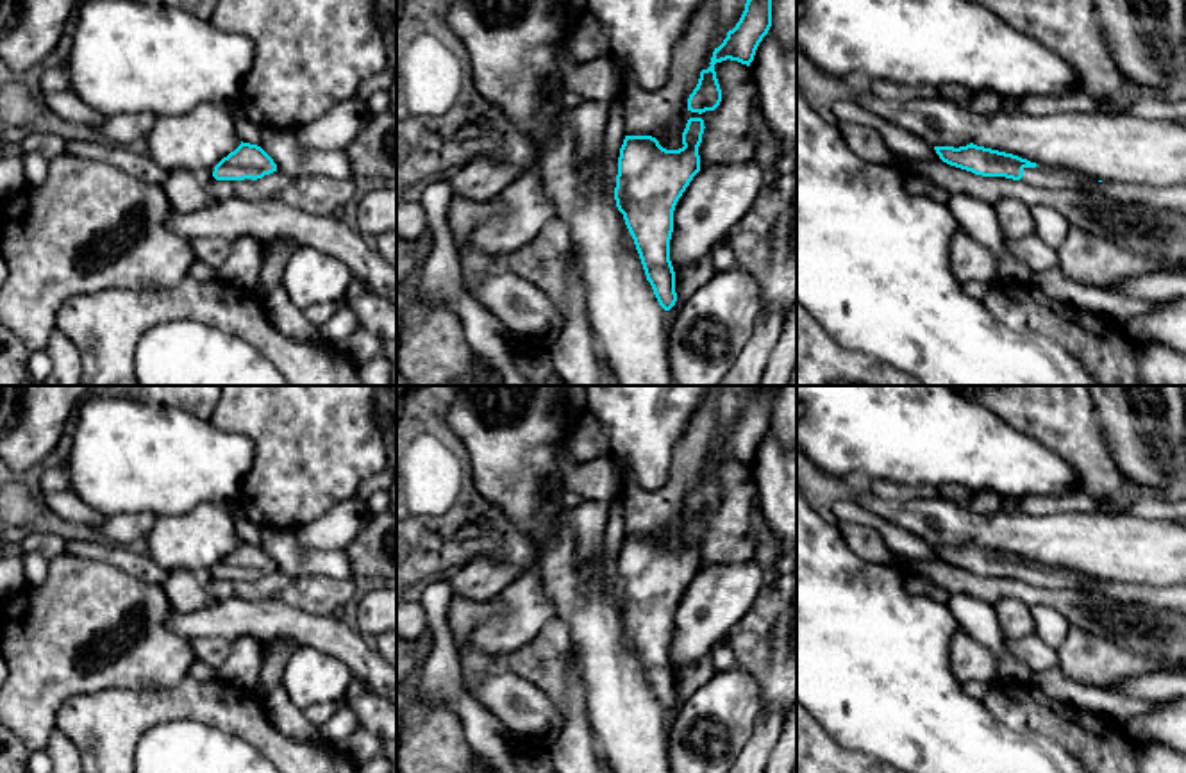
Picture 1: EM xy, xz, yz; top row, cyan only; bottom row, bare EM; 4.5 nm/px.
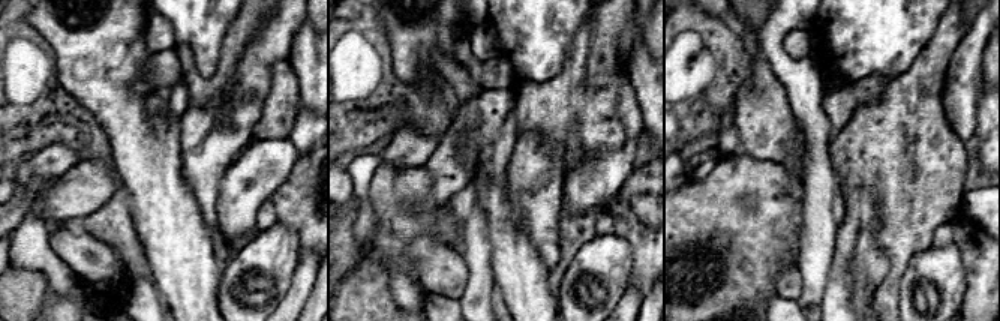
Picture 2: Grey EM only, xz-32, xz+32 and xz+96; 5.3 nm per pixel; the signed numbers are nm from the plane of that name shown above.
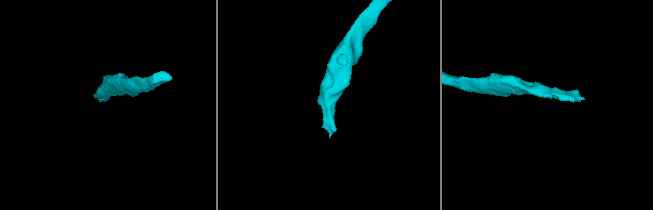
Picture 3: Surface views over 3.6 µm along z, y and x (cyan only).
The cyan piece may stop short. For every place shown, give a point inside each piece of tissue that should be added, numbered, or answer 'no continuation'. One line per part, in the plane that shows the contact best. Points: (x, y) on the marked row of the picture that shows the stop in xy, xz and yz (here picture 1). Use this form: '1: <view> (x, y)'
1: yz (1172, 197)

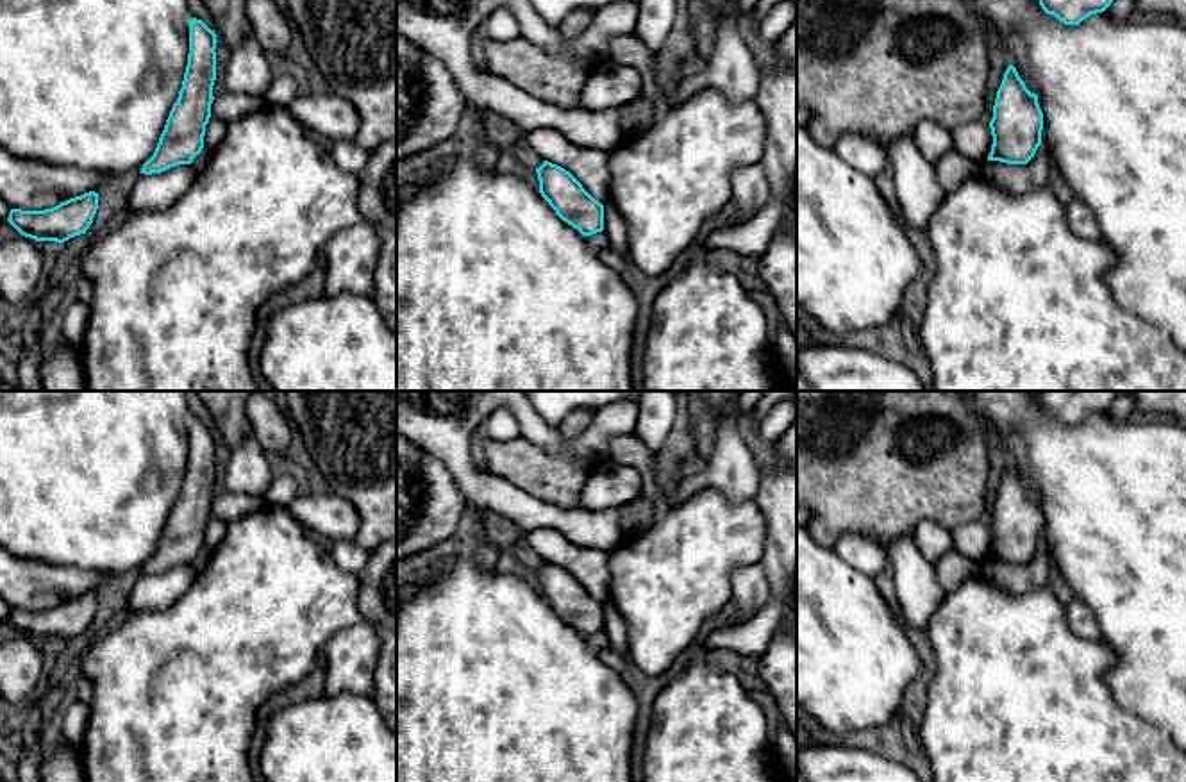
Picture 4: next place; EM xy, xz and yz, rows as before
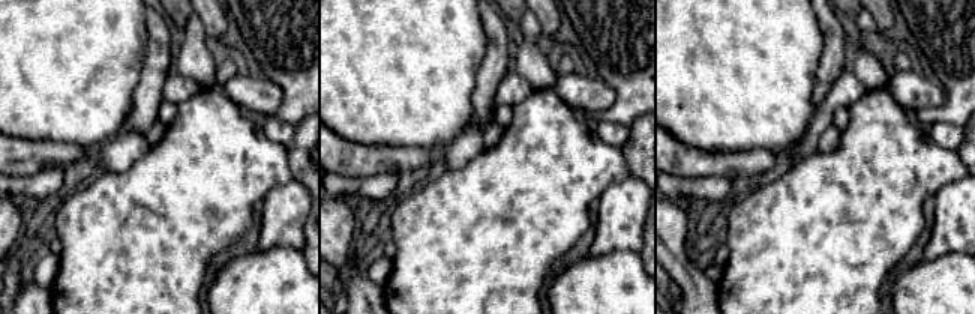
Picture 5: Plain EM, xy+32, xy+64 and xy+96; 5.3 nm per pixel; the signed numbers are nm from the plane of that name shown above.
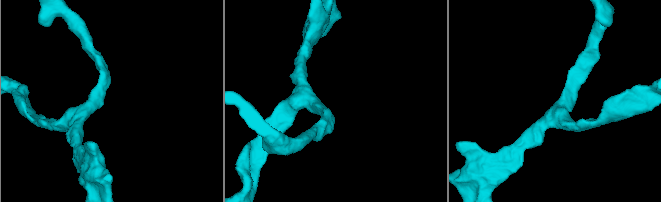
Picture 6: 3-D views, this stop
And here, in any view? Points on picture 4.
no continuation

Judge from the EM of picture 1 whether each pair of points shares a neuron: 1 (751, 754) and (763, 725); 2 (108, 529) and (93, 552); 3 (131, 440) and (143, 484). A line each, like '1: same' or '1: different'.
1: same
2: different
3: same

